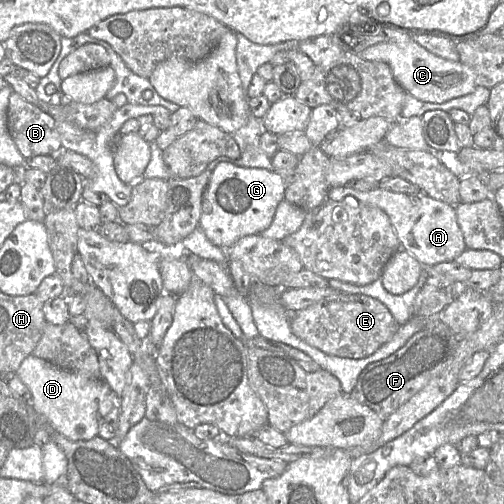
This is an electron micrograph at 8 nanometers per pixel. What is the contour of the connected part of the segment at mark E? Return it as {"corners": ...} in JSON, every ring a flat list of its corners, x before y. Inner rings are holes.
{"corners":[[333,292,321,301,297,311,291,319,292,332,320,351,342,358,370,356,397,332,399,324,379,300,362,294]]}

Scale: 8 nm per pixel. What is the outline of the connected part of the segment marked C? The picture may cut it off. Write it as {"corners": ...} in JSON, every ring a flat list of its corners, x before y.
{"corners":[[413,38,405,42,378,43,358,55,364,60,388,64,394,79,407,94,424,102,444,103,471,93,477,86,475,73,470,67,460,61,449,61,429,52]]}

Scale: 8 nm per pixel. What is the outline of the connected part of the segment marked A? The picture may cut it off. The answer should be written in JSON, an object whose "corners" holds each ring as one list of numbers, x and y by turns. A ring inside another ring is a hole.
{"corners":[[348,186,333,187,329,189,327,199,341,201,348,196,366,205,382,209,390,219,401,249,416,258,424,268,430,268,440,262,455,260,467,248,455,207,450,204,431,198,422,192,404,194,380,187,366,192]]}

